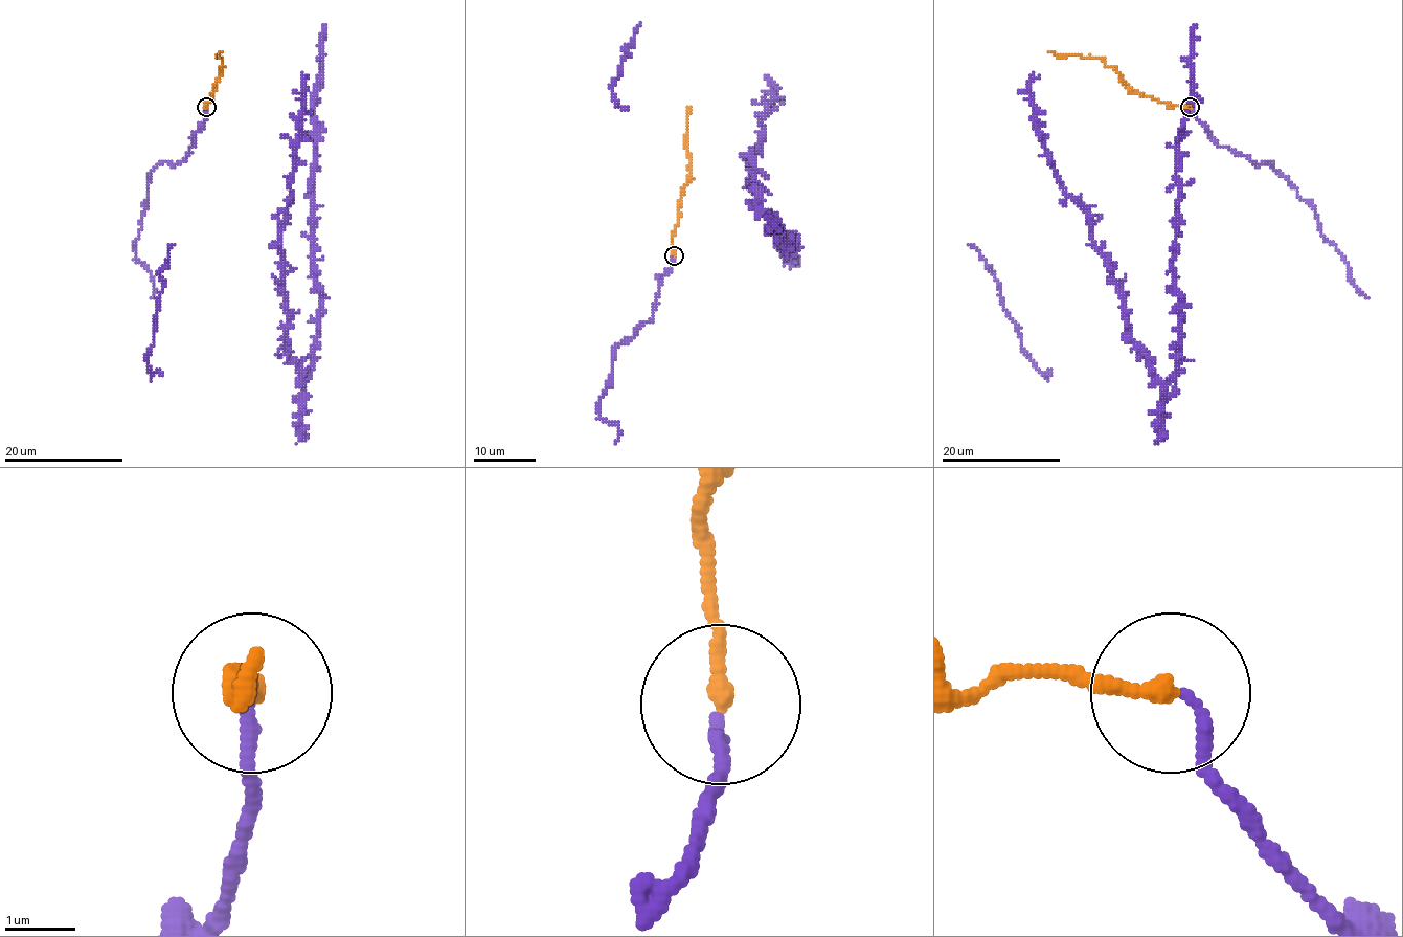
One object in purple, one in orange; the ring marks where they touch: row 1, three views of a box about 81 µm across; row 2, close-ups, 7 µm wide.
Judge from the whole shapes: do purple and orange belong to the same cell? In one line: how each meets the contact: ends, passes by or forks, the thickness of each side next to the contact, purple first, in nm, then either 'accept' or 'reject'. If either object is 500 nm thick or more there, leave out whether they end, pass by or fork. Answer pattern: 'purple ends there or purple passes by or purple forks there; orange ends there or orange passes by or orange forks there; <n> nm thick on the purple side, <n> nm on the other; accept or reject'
purple ends there; orange ends there; 160 nm thick on the purple side, 240 nm on the other; accept

